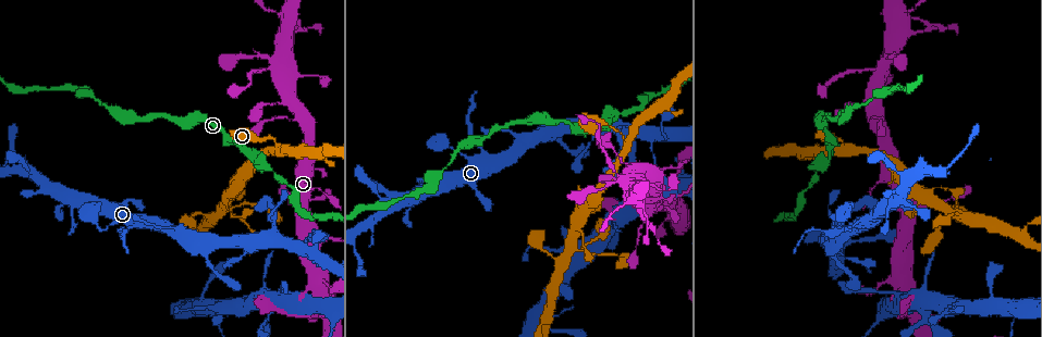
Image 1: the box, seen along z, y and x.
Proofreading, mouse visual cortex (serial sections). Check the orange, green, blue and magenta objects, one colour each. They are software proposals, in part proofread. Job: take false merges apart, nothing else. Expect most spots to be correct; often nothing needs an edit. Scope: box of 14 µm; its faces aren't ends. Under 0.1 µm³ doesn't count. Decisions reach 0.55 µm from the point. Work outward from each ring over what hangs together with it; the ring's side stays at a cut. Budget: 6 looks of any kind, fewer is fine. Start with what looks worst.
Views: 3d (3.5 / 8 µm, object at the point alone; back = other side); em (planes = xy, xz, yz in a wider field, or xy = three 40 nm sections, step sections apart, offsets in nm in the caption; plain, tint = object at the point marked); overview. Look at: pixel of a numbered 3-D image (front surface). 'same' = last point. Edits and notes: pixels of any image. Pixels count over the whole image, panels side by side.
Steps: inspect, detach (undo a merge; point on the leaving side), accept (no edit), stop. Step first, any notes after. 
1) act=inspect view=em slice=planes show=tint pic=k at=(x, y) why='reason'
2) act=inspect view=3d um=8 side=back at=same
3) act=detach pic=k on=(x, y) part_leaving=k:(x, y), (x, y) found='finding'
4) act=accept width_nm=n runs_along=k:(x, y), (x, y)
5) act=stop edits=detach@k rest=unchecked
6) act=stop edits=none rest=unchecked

act=inspect view=3d um=3.5 pic=1 at=(625, 145) why='a narrow waist'

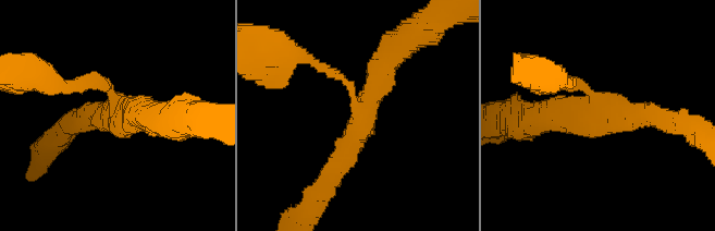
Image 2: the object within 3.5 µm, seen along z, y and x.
act=inspect view=em slice=planes show=tint pic=2 at=(360, 109) arms=3 arm_widths_nm=150,300,400

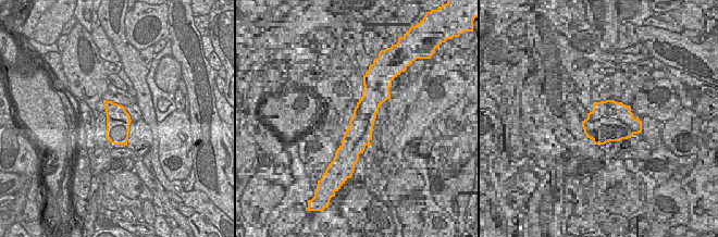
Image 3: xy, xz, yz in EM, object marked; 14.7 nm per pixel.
act=accept runs_along=2:(551, 85), (583, 85), (612, 116), (656, 116) found='one cell here'

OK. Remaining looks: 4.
act=inspect view=3d um=8 pic=1 at=(892, 283) why='sudden change in width'

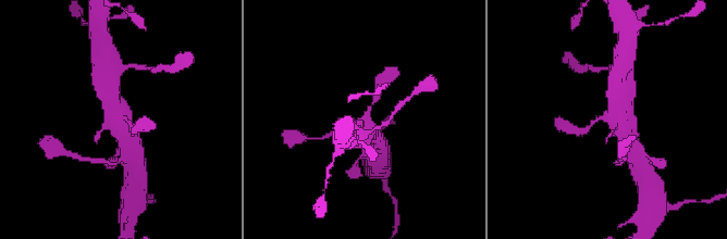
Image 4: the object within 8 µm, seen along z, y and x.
act=inspect view=3d um=3.5 pic=4 at=(122, 117)

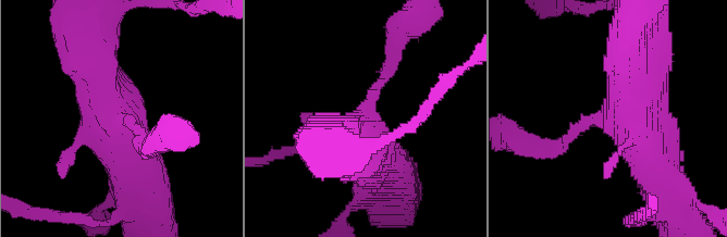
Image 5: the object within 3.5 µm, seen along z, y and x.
act=inspect view=em slice=xy step=5 show=tint pic=5 at=(118, 122)

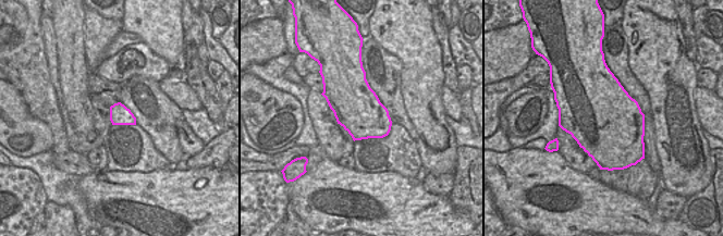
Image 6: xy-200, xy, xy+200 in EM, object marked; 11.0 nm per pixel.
act=accept width_nm=550 runs_along=5:(89, 47), (133, 177) found='all the same cell'

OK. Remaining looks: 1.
act=stop edits=none rest=unchecked

